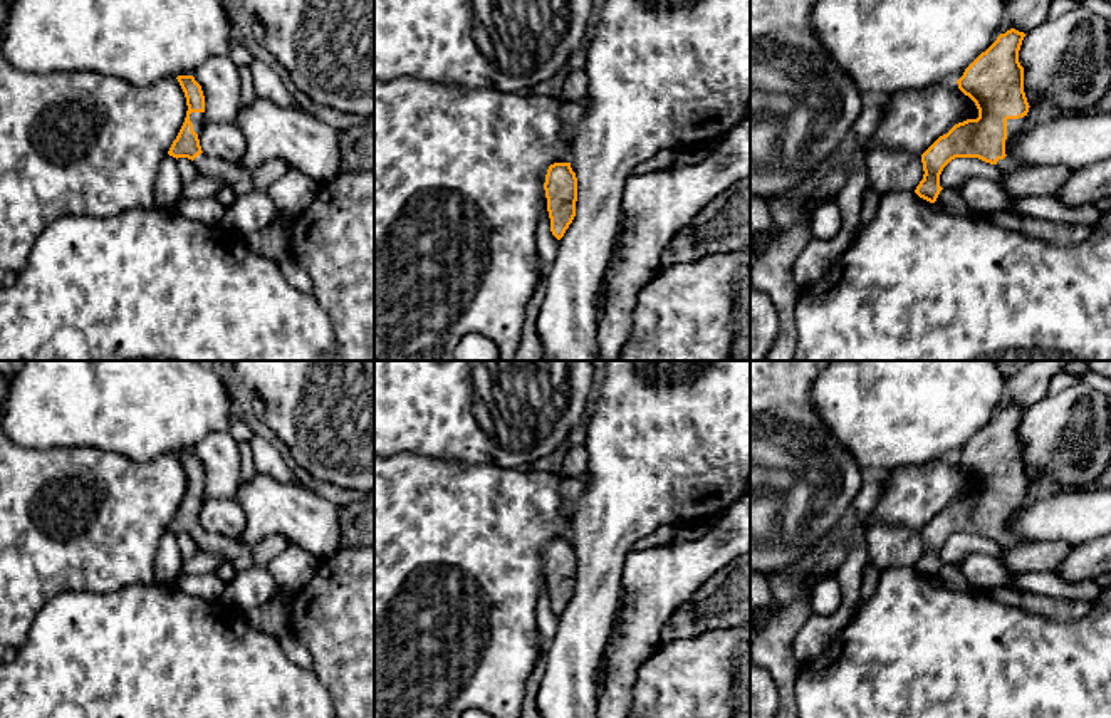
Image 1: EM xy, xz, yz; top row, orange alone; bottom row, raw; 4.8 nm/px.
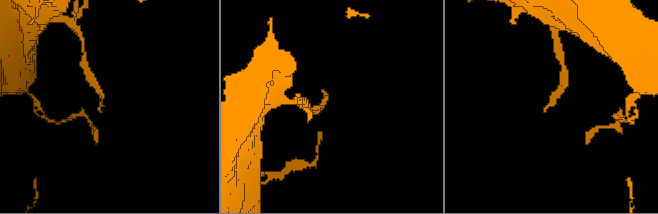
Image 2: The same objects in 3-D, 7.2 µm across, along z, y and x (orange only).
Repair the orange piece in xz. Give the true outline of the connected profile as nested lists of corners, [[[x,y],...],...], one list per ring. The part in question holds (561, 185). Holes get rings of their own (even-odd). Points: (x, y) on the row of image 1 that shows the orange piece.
[[[554,163],[545,174],[545,198],[550,232],[561,240],[576,216],[577,178],[571,163]]]

